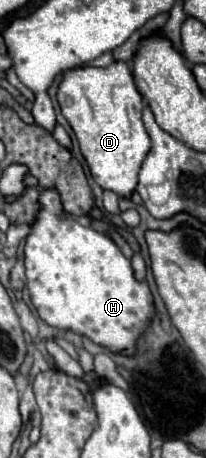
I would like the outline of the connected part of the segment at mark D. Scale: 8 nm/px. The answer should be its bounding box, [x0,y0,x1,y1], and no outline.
[58,62,150,198]

